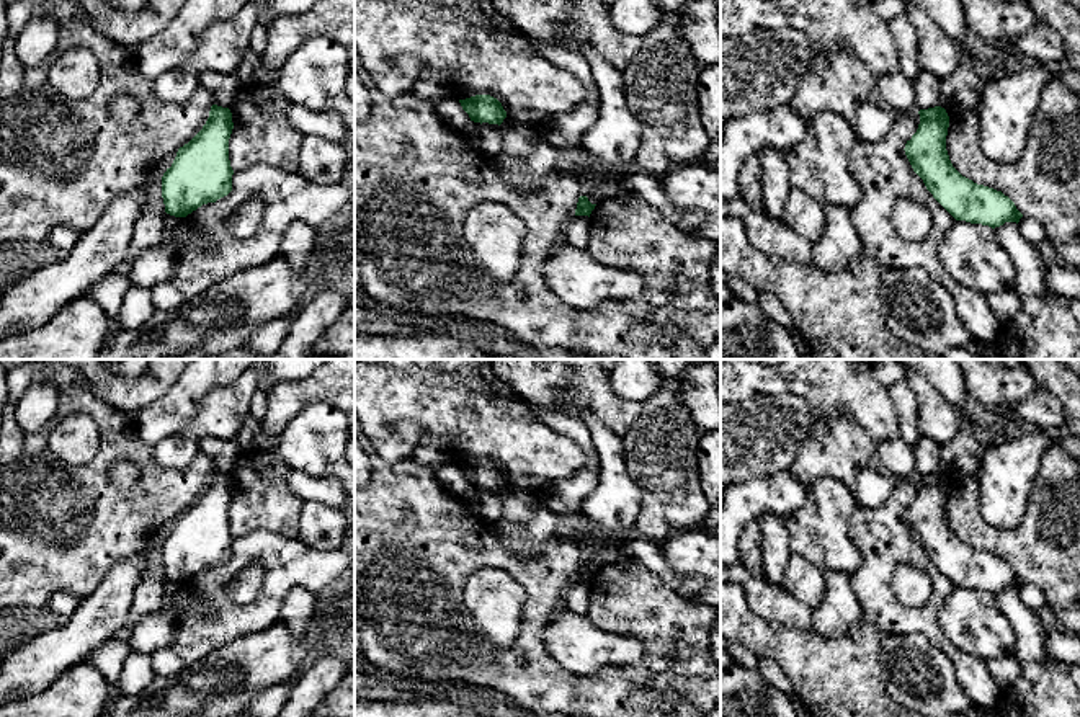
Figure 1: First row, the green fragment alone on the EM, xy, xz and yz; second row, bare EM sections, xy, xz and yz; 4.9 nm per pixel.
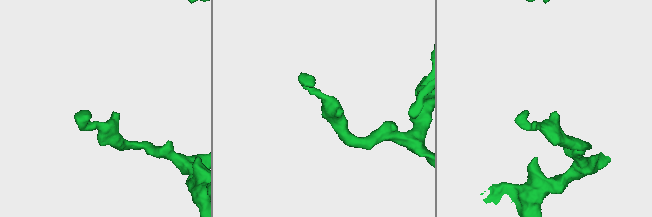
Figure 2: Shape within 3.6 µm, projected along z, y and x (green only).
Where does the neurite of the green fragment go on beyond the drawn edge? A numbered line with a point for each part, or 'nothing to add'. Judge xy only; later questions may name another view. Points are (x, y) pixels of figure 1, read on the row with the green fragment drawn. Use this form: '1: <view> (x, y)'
nothing to add

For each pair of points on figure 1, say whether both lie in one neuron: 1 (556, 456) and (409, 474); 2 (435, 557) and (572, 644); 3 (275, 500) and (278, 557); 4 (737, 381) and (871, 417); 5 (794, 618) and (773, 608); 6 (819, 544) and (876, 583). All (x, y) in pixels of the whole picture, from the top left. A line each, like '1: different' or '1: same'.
1: different
2: different
3: different
4: same
5: same
6: different

